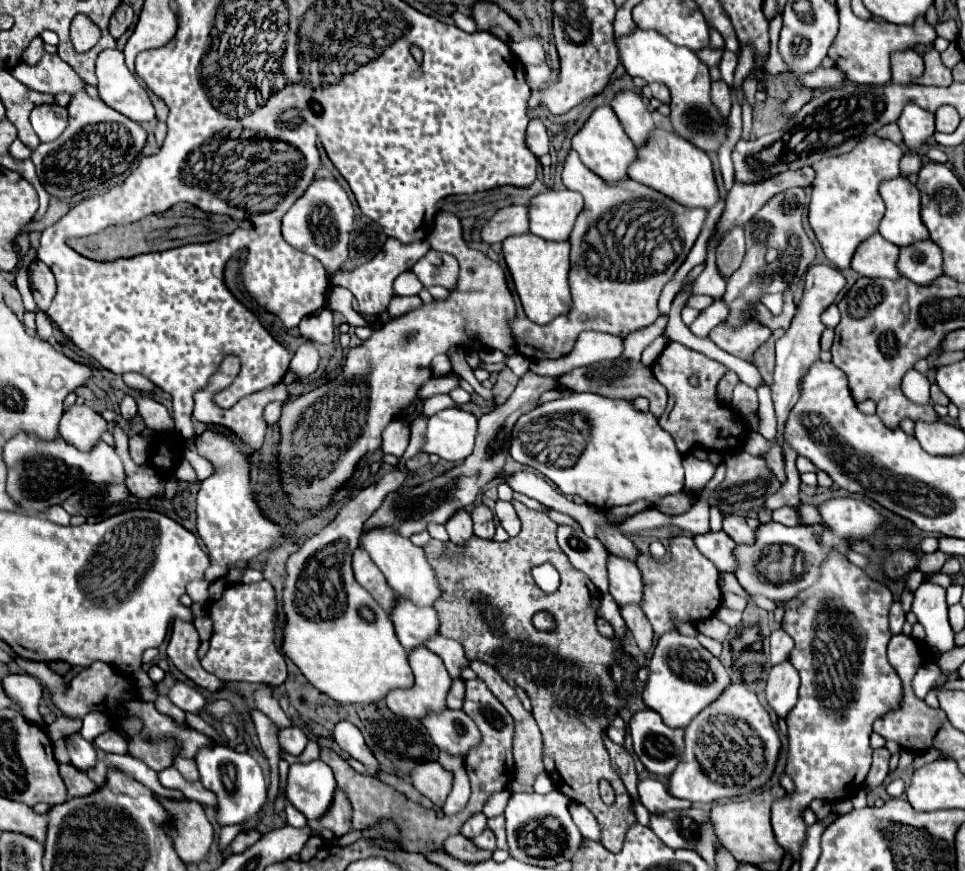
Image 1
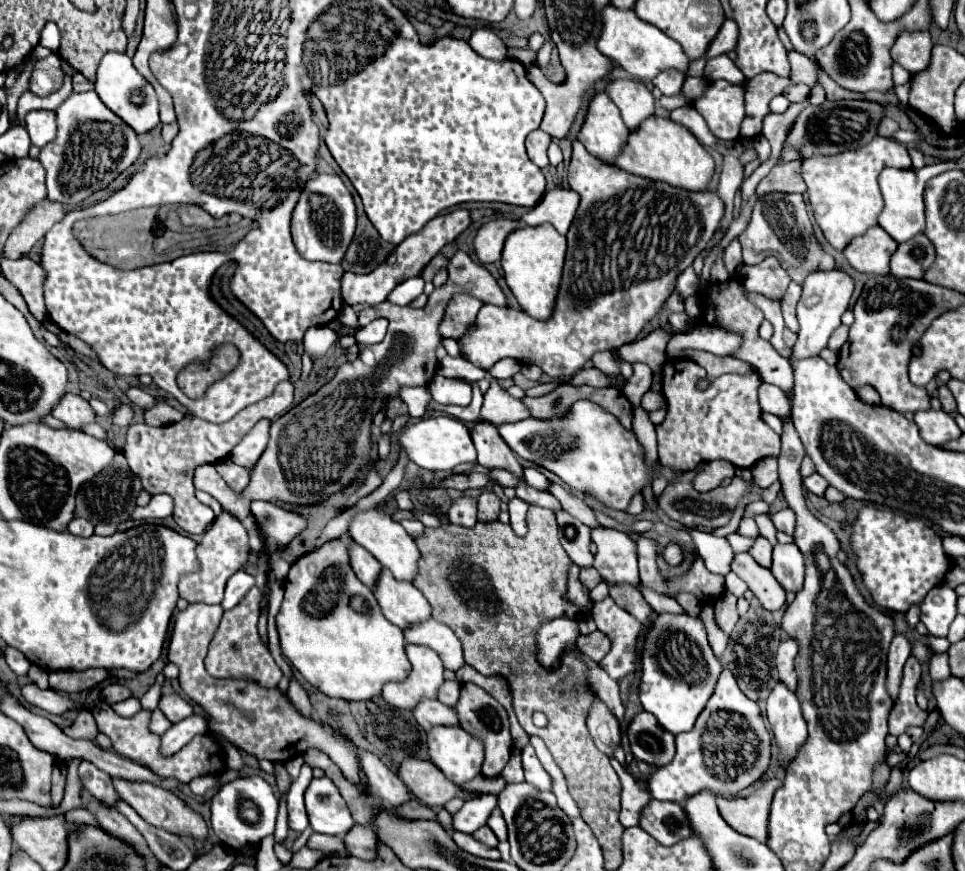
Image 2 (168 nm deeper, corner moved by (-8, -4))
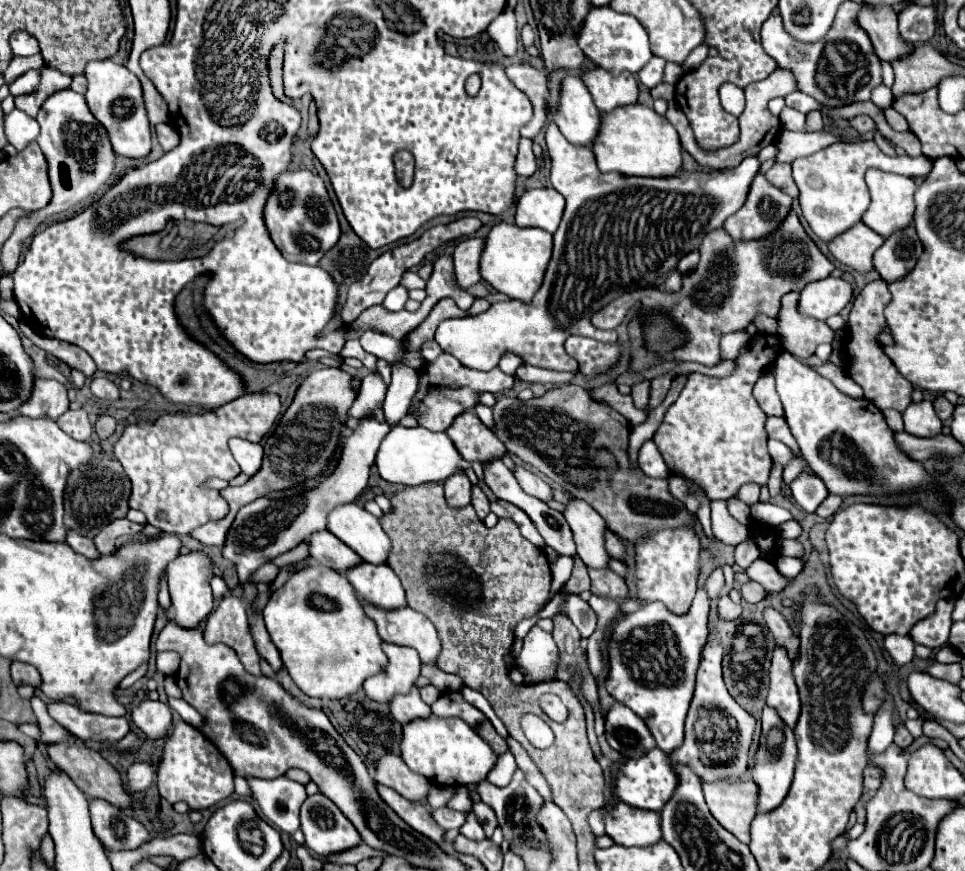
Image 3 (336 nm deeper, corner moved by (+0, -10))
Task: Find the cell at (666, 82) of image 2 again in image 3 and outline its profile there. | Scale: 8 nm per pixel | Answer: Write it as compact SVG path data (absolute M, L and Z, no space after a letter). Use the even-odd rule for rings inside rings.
M652 58L652 60L650 60L650 62L648 62L644 68L642 68L642 72L638 74L640 82L642 82L644 86L648 86L648 88L658 86L658 84L662 82L664 66L666 66L666 62L664 62L662 58Z

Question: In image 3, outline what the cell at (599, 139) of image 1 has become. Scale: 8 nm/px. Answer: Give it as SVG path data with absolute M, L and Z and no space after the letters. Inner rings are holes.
M564 76L560 82L560 100L554 112L560 132L576 146L592 146L600 128L600 110L578 76Z

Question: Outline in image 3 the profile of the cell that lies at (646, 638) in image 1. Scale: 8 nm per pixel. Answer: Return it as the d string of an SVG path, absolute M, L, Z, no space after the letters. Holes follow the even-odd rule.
M588 568L588 574L592 580L592 588L590 588L592 594L602 596L602 598L612 598L616 602L626 600L628 588L626 588L626 582L622 576L618 576L616 572L612 572L608 568L604 568L604 570Z

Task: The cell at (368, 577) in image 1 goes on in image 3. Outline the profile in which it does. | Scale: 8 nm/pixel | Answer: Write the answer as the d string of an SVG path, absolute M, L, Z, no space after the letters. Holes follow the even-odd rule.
M328 530L314 532L308 538L308 550L318 564L324 564L336 572L346 572L362 562L356 552L352 552L346 544L340 544L340 540L336 540L336 536L332 536Z

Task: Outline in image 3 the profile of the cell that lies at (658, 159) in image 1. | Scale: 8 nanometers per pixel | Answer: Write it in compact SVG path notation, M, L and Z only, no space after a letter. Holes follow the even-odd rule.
M636 102L626 108L616 108L616 112L600 114L604 116L604 124L600 126L600 136L596 144L592 144L592 152L596 156L600 172L620 172L624 176L674 176L676 170L682 166L682 148L676 128L646 104Z

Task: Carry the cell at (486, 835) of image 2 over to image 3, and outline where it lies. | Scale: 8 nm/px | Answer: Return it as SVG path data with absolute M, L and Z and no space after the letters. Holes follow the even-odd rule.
M468 814L468 820L464 822L464 828L460 828L460 834L464 834L470 840L484 840L484 830L480 828L480 822L476 820L476 814Z

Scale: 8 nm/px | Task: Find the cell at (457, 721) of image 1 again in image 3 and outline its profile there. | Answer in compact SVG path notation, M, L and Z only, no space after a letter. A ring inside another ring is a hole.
M412 688L412 692L404 696L394 696L394 700L390 700L388 706L390 706L392 718L400 724L408 724L416 718L424 718L430 714L430 706L422 702L418 688Z

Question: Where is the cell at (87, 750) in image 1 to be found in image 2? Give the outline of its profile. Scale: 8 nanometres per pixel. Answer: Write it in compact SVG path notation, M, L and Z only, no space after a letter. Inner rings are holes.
M82 762L78 774L80 774L80 780L82 780L84 788L86 788L94 798L98 798L98 800L104 802L104 804L114 806L114 802L118 800L118 794L116 794L114 786L112 786L110 774L100 772L96 766L92 766L92 762Z

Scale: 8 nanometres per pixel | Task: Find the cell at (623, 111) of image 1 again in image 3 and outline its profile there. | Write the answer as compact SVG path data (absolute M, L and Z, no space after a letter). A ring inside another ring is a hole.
M592 68L582 74L582 82L592 94L596 108L602 112L638 102L638 84L630 72L612 76L612 72L604 72L604 68Z

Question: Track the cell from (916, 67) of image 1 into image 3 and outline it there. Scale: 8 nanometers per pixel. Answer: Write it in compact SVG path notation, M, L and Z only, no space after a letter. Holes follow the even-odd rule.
M862 4L858 12L858 24L868 32L874 52L880 60L892 62L908 54L914 46L904 42L898 34L898 14L886 4Z

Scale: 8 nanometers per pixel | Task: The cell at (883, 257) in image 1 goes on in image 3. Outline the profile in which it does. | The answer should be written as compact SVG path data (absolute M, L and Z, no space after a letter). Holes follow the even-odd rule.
M856 224L844 232L844 236L836 236L832 244L828 244L832 256L858 270L858 272L870 272L872 270L872 254L882 246L884 238L870 230L866 224Z

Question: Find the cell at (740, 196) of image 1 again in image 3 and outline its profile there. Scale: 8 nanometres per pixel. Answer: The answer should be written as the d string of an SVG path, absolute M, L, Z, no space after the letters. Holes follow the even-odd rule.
M776 162L768 172L766 172L766 178L778 186L780 190L784 190L786 194L790 194L792 198L798 198L798 188L796 188L796 182L792 178L792 168L790 164L780 164Z

